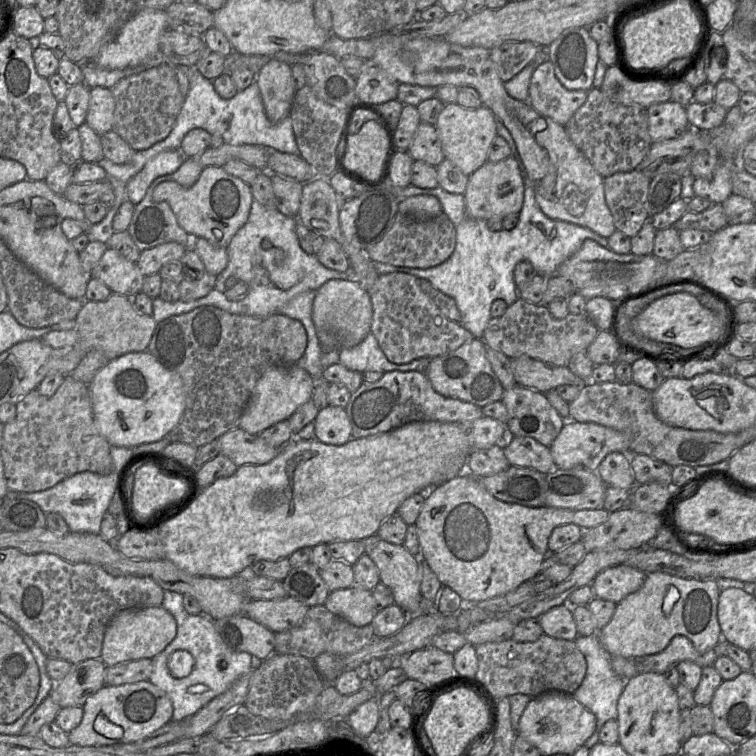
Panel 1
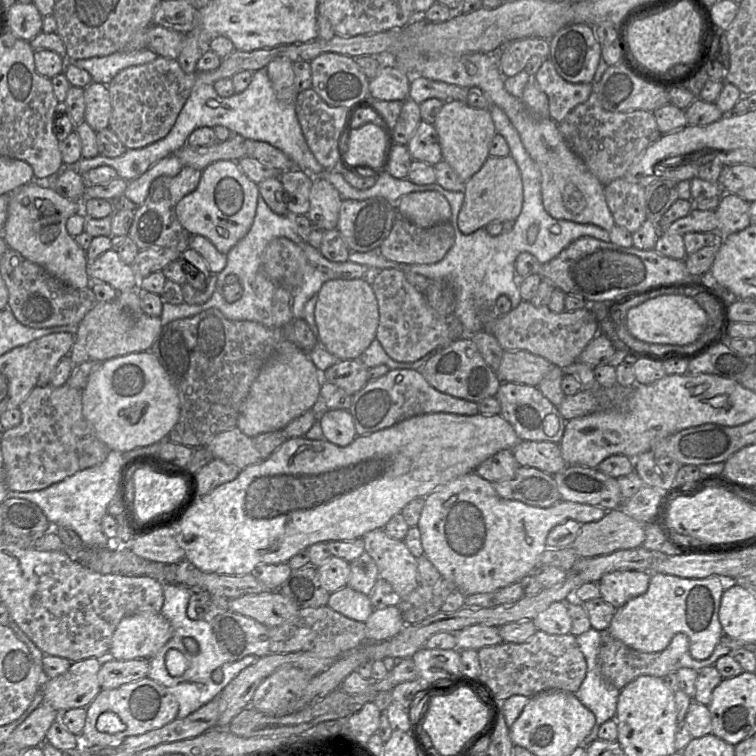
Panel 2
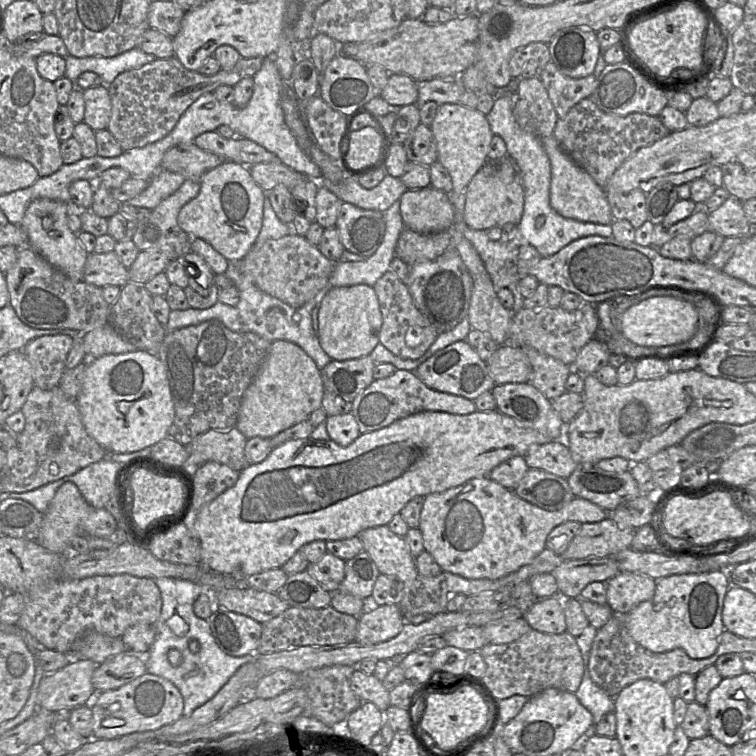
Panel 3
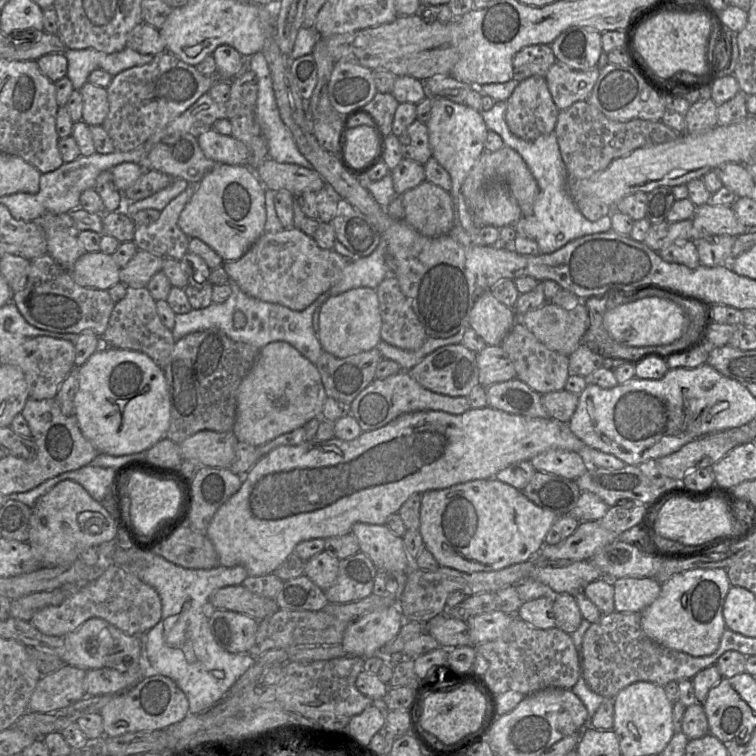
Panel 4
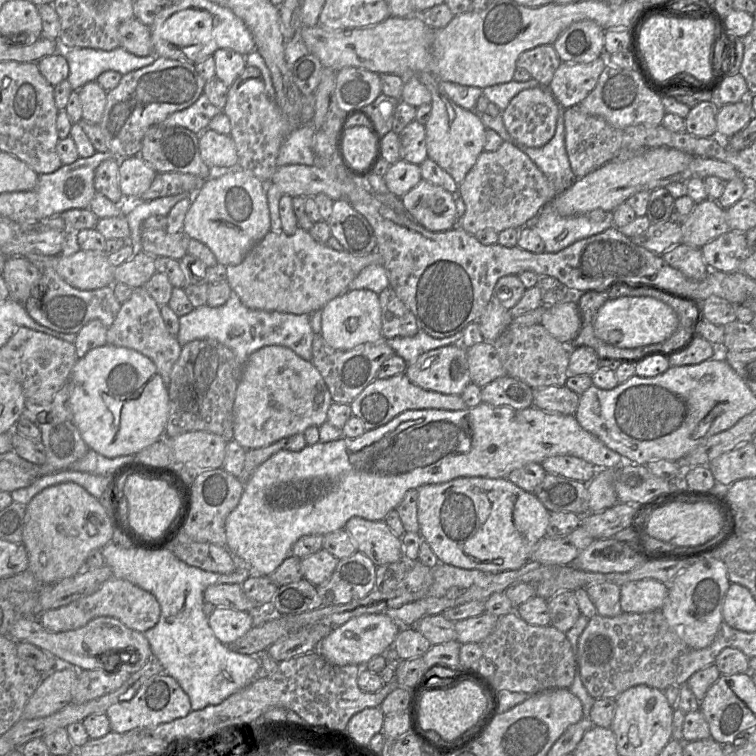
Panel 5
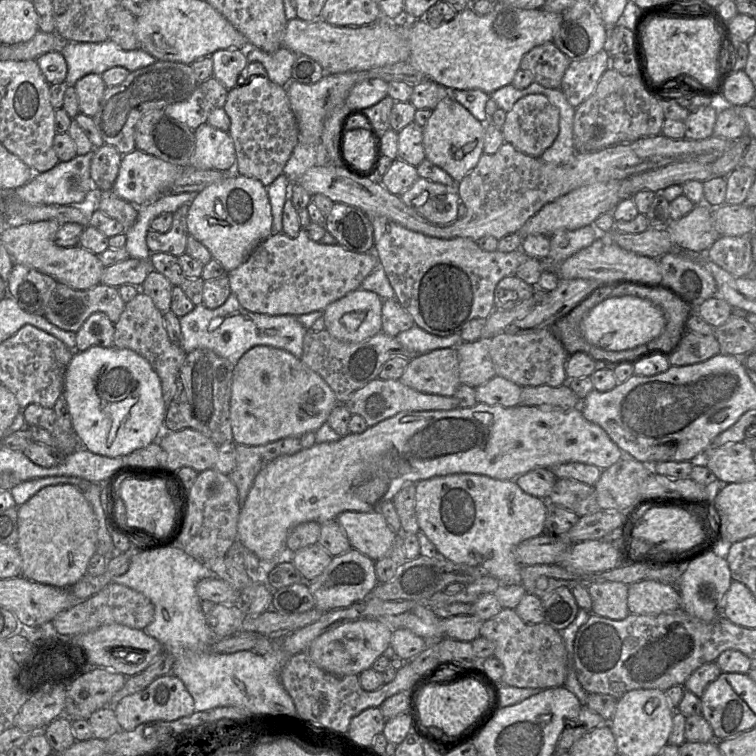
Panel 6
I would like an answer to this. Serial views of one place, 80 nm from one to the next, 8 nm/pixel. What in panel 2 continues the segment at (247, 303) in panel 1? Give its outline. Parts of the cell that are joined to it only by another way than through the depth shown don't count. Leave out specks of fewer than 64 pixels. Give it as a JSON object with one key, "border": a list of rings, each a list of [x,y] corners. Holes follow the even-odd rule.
{"border":[[[259,195],[255,217],[248,233],[237,242],[227,253],[227,263],[224,269],[216,275],[217,285],[212,296],[203,304],[171,304],[163,303],[160,320],[162,325],[169,322],[196,315],[209,308],[218,309],[226,318],[233,321],[254,321],[267,327],[282,327],[293,319],[303,318],[305,303],[317,295],[322,285],[332,279],[351,280],[358,278],[371,278],[373,271],[366,265],[350,261],[332,262],[326,259],[319,249],[312,247],[304,241],[296,232],[293,215],[287,213],[278,215],[269,209],[263,198]],[[285,237],[297,244],[307,258],[306,271],[300,285],[293,289],[286,289],[280,284],[273,282],[264,272],[262,267],[262,253],[266,245],[273,239]],[[229,275],[236,275],[243,293],[239,300],[229,303],[222,295],[225,287],[224,280]]]}

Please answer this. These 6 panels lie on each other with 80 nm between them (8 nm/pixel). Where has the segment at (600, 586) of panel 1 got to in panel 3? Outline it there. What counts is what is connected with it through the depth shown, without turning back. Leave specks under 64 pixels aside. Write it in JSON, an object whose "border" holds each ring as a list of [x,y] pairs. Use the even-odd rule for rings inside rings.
{"border":[[[619,573],[607,583],[607,605],[615,615],[625,616],[655,594],[656,580],[640,573]]]}

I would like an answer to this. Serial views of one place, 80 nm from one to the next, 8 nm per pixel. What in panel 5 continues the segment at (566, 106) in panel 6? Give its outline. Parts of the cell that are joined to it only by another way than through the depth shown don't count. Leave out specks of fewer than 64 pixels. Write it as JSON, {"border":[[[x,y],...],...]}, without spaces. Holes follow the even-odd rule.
{"border":[[[558,104],[558,121],[553,138],[543,147],[520,149],[553,182],[556,194],[566,191],[577,179],[573,174],[565,147],[565,109]]]}

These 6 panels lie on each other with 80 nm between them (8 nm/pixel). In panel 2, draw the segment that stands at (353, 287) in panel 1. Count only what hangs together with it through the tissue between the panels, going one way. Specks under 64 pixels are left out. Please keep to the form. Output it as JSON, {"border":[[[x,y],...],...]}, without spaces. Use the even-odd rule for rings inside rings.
{"border":[[[370,278],[326,281],[317,293],[314,317],[318,344],[340,361],[358,359],[376,338],[379,323],[378,304]]]}

